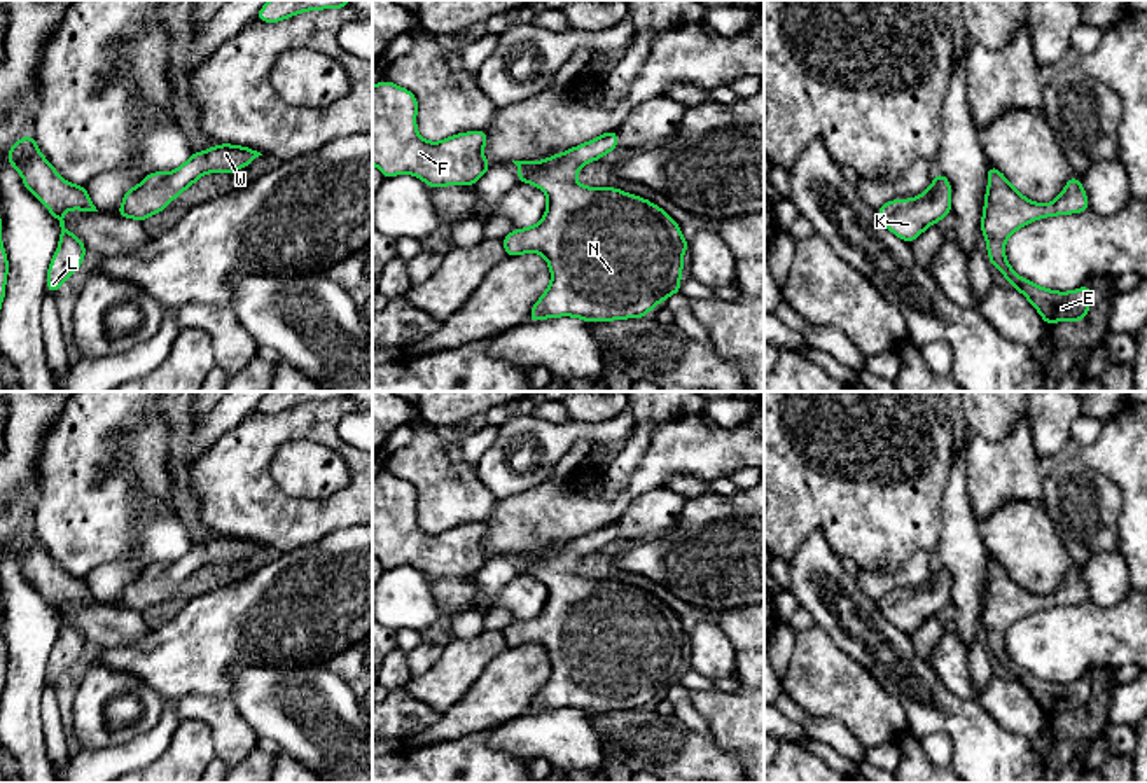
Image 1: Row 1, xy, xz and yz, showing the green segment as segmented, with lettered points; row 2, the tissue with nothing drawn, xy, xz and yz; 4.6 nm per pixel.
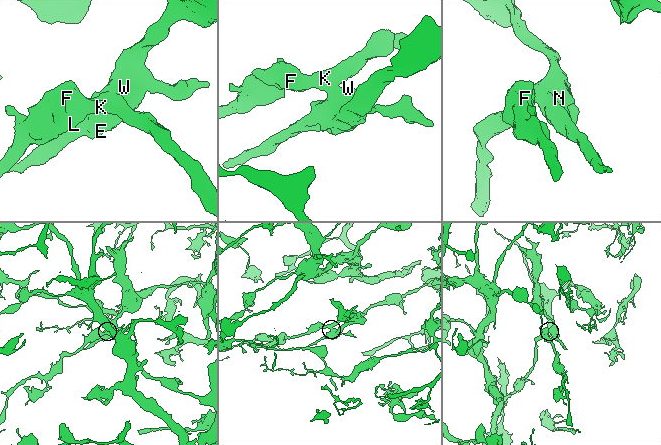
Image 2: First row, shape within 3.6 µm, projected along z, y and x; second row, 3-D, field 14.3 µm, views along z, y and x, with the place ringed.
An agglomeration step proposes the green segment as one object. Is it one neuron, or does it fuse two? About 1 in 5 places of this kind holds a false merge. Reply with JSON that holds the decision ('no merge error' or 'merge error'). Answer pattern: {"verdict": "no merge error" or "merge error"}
{"verdict": "no merge error"}

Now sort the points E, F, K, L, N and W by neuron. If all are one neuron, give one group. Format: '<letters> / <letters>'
E F K L N W

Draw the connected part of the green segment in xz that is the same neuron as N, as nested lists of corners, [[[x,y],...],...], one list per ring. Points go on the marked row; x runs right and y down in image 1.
[[[608,133],[577,145],[544,161],[512,161],[519,173],[518,182],[540,187],[547,196],[547,210],[542,220],[526,229],[514,229],[502,243],[507,257],[537,252],[546,257],[551,269],[551,283],[532,308],[528,322],[556,316],[577,316],[589,322],[610,322],[622,318],[643,318],[659,301],[680,292],[682,255],[689,248],[678,224],[654,203],[614,187],[586,187],[575,182],[577,171],[610,150],[617,149],[617,133]]]

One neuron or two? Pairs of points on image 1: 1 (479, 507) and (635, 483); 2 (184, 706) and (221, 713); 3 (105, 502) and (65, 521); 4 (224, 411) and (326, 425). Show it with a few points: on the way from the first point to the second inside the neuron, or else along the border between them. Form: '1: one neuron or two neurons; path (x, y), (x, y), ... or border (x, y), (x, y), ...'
1: two neurons; border (495, 498), (493, 509), (485, 521)
2: one neuron; path (193, 708), (212, 712)
3: one neuron; path (95, 504), (76, 519)
4: two neurons; border (254, 409), (215, 441)

